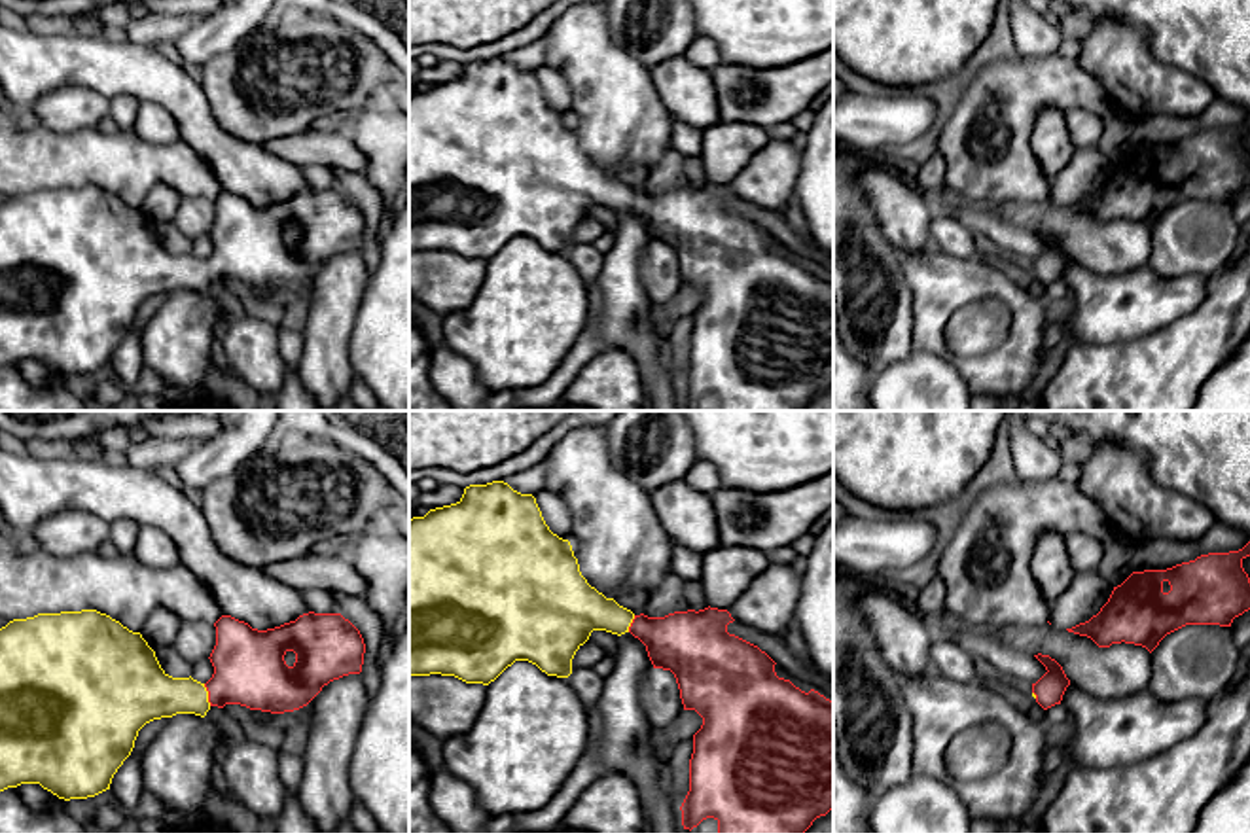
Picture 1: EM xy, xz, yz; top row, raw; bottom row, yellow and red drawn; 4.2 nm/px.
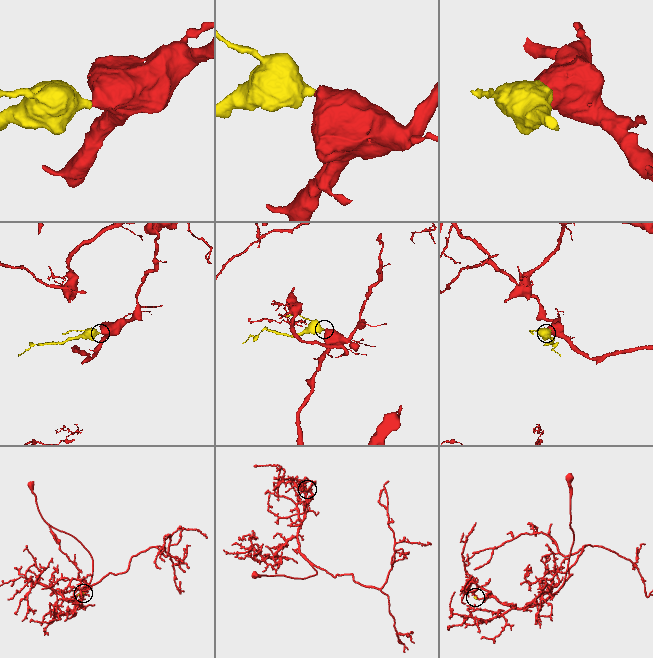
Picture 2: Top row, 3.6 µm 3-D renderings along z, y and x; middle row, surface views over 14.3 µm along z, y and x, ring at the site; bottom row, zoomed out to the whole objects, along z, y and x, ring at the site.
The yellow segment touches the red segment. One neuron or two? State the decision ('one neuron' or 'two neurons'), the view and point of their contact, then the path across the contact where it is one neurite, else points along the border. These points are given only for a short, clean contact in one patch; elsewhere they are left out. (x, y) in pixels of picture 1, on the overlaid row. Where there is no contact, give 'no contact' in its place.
one neuron | xy (207, 695) | across xy (148, 693), (207, 695), (228, 686), (249, 665)

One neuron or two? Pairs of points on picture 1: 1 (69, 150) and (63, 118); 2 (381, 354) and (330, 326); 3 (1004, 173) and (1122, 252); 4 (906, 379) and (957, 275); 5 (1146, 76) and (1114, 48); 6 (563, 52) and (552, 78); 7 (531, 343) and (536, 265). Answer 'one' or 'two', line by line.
1: two
2: two
3: two
4: two
5: one
6: two
7: one

